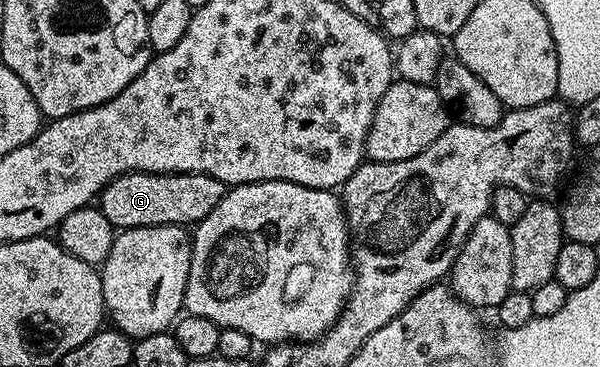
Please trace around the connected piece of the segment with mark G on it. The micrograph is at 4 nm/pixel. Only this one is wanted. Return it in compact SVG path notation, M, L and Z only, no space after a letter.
M128 171L107 184L97 196L97 206L116 229L160 227L161 225L198 225L217 209L217 201L229 190L228 184L201 173L177 171L173 175L155 175L151 171Z

